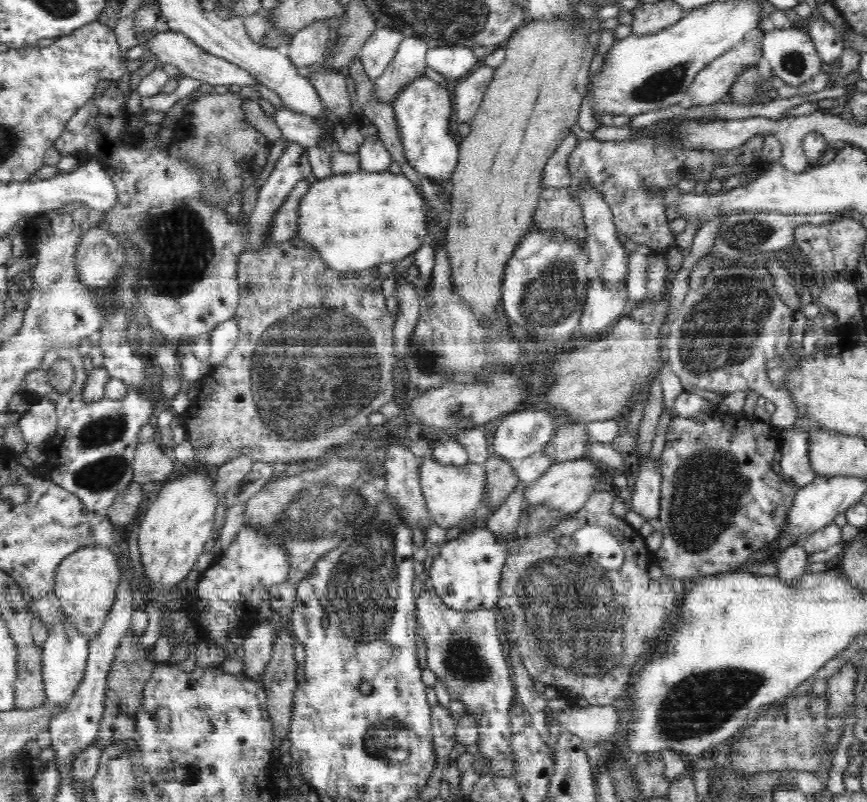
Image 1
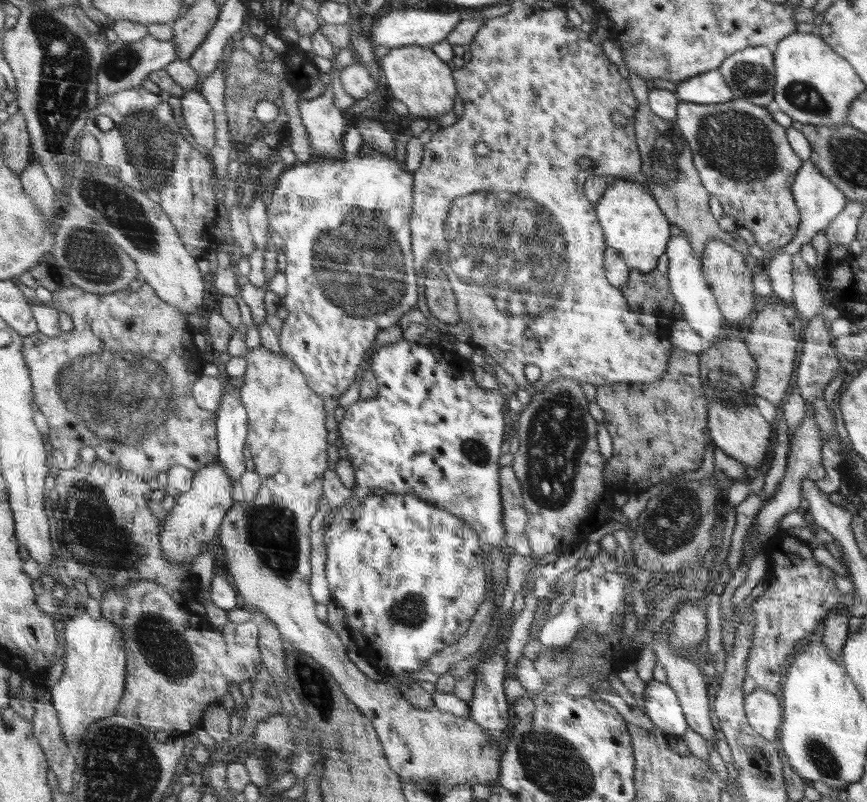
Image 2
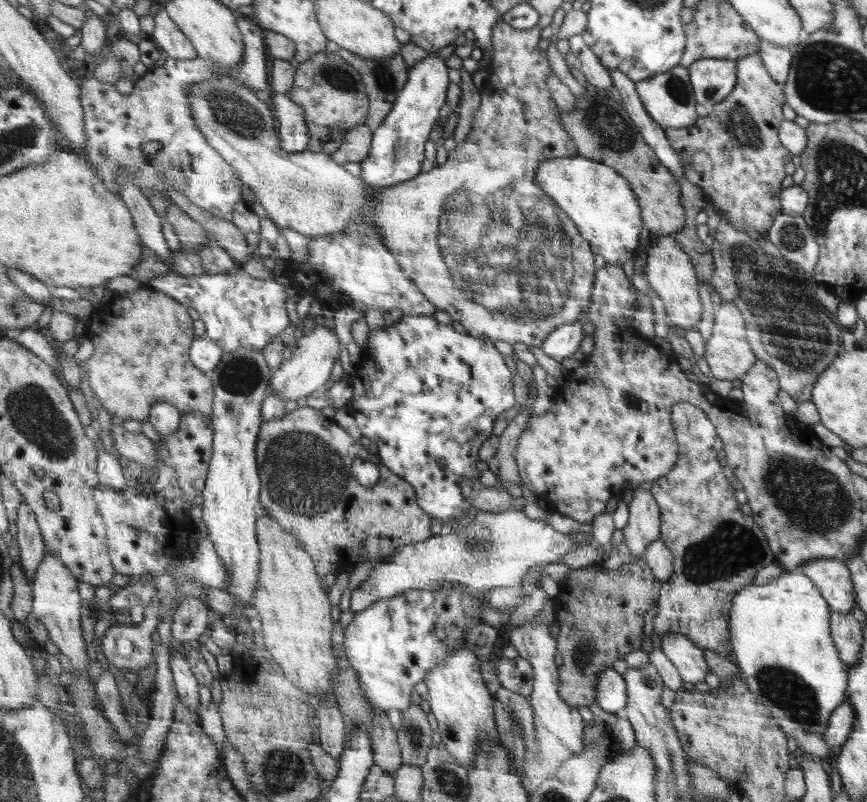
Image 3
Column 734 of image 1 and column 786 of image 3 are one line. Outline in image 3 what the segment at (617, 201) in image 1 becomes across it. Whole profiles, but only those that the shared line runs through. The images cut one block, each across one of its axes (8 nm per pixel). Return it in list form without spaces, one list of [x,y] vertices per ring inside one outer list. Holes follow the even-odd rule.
[[[759,53],[736,63],[739,73],[733,93],[710,108],[706,118],[699,117],[692,126],[667,128],[665,136],[683,162],[684,179],[703,190],[706,202],[712,202],[738,230],[746,232],[746,227],[752,227],[767,232],[779,216],[784,166],[792,158],[780,140],[785,94],[766,71]]]

